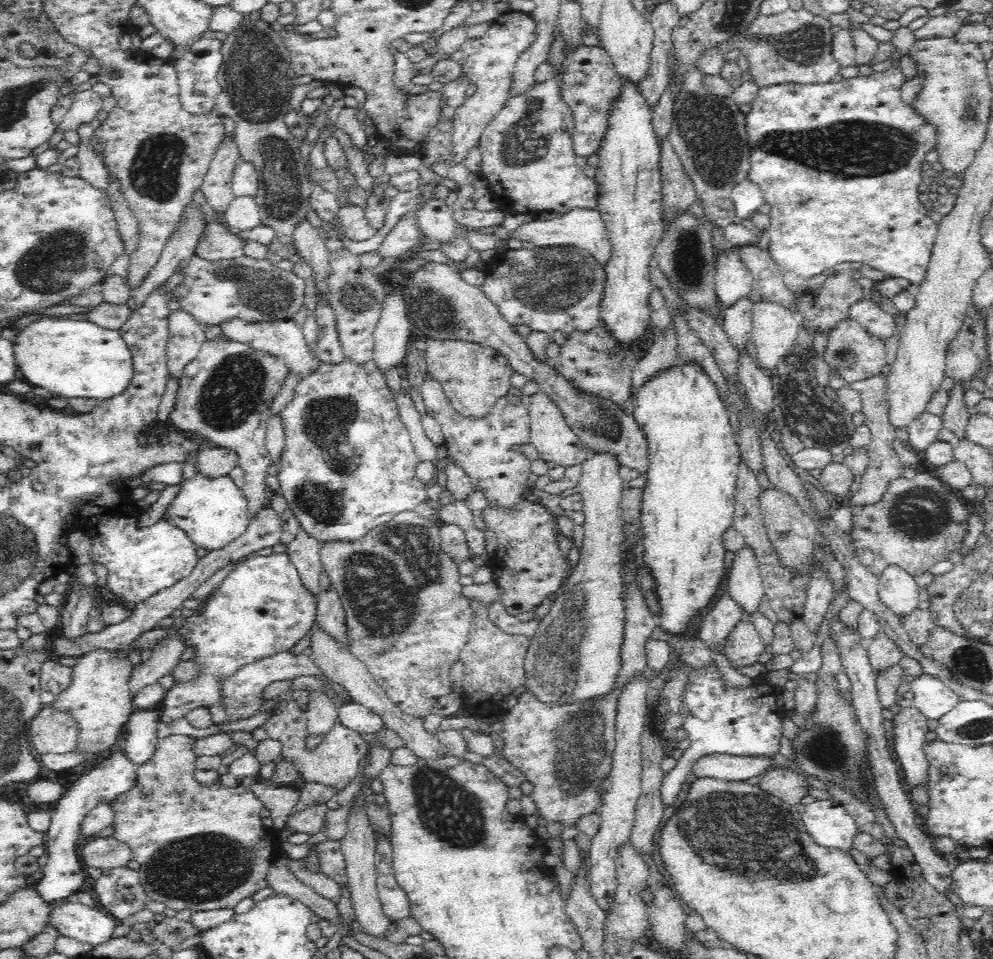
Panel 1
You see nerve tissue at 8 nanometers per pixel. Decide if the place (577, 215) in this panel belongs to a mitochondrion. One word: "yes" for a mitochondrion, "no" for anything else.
no

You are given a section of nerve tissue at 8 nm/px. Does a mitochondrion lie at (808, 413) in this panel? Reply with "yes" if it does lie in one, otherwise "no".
yes

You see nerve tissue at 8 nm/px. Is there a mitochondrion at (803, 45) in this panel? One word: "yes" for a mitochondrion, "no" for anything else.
yes

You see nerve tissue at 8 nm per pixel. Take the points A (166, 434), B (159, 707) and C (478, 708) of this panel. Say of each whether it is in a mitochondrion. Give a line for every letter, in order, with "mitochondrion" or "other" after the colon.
A: other
B: other
C: other

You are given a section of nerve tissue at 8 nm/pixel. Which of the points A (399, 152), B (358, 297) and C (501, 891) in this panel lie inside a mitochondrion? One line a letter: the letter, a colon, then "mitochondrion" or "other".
A: other
B: mitochondrion
C: other

